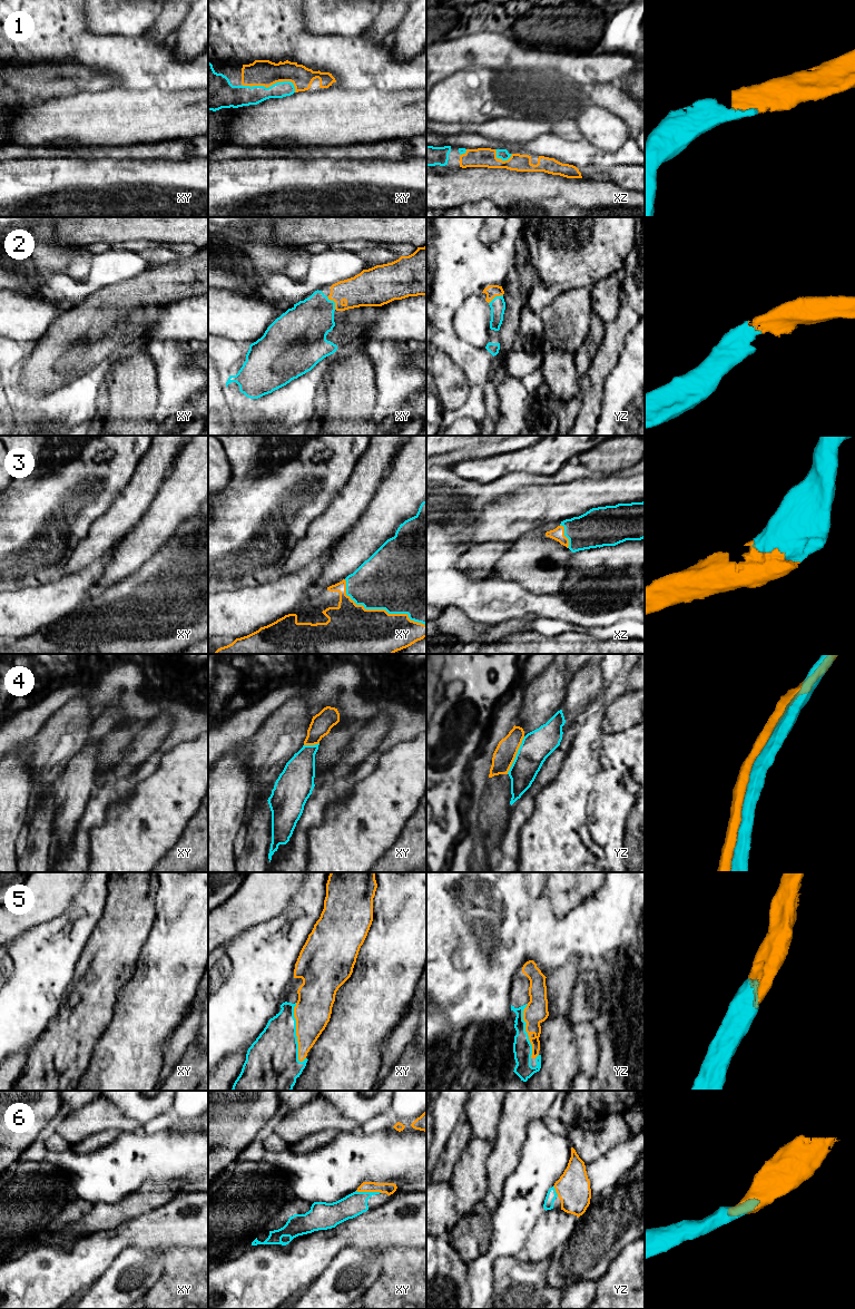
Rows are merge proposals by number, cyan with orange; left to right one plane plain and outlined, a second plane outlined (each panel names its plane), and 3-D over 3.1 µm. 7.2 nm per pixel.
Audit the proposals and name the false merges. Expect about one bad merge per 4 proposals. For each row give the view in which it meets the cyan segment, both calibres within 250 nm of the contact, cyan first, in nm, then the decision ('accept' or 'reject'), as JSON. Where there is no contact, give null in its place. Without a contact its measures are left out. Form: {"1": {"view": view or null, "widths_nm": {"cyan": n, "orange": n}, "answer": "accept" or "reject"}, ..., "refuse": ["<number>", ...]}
{"1": {"view": "xy", "widths_nm": {"cyan": 160, "orange": 190}, "answer": "accept"}, "2": {"view": "xy", "widths_nm": {"cyan": 320, "orange": 240}, "answer": "accept"}, "3": {"view": "xy", "widths_nm": {"cyan": 480, "orange": 440}, "answer": "accept"}, "4": {"view": "yz", "widths_nm": {"cyan": 220, "orange": 160}, "answer": "reject"}, "5": {"view": "xy", "widths_nm": {"cyan": 360, "orange": 260}, "answer": "accept"}, "6": {"view": "xy", "widths_nm": {"cyan": 160, "orange": 80}, "answer": "accept"}, "refuse": ["4"]}

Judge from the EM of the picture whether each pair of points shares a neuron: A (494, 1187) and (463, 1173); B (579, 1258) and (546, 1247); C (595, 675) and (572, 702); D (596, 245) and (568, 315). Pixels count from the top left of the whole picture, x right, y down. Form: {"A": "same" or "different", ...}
{"A": "different", "B": "different", "C": "same", "D": "different"}

